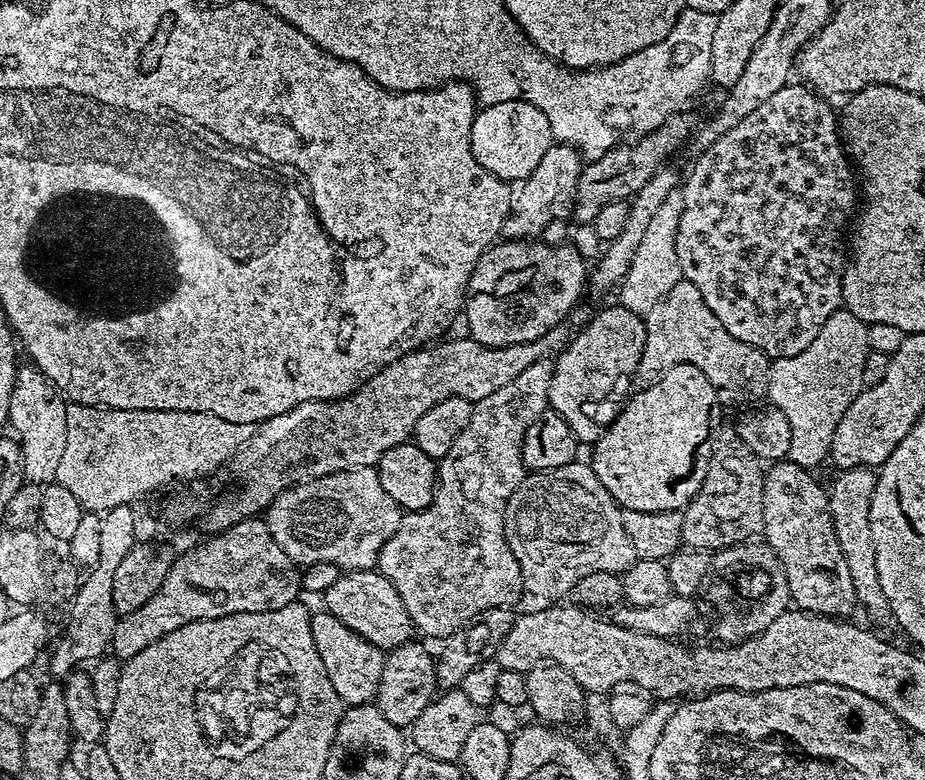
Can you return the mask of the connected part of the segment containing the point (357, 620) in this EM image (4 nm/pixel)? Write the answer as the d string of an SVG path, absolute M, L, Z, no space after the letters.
M378 570L344 572L338 582L322 593L322 600L330 615L375 647L391 650L413 639L412 619L406 614L406 606L402 606L394 586Z

